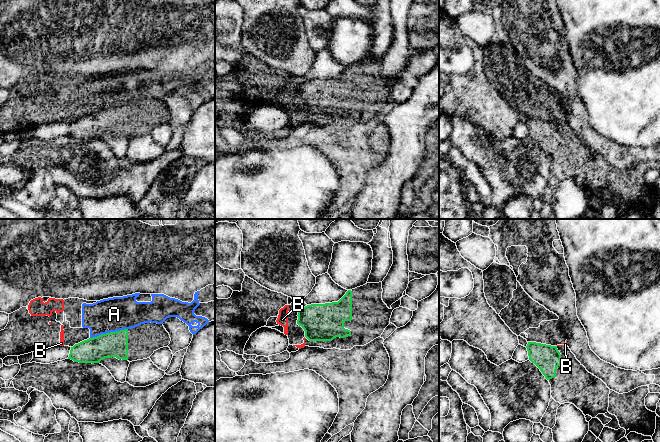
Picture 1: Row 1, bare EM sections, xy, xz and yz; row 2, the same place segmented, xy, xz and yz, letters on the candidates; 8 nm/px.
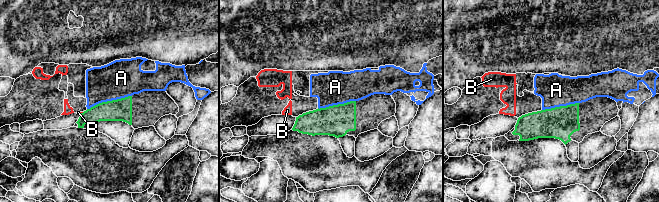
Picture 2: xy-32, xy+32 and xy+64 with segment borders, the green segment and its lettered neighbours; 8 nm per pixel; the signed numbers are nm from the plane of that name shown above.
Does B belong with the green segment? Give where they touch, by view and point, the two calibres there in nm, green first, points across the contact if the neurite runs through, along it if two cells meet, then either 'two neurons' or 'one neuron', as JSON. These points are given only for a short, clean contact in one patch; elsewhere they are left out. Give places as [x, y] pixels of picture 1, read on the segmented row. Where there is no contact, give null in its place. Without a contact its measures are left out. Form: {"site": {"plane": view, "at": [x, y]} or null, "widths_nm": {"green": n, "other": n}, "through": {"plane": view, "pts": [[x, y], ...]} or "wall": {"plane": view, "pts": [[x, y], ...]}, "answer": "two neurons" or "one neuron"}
{"site": {"plane": "xz", "at": [299, 310]}, "widths_nm": {"green": 300, "other": 20}, "answer": "two neurons"}

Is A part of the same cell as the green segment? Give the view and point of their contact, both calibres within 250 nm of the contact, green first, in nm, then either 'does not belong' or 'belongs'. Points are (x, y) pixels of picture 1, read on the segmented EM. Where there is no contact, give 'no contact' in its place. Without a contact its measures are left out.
xy (108, 333) | 200/280 nm | does not belong

